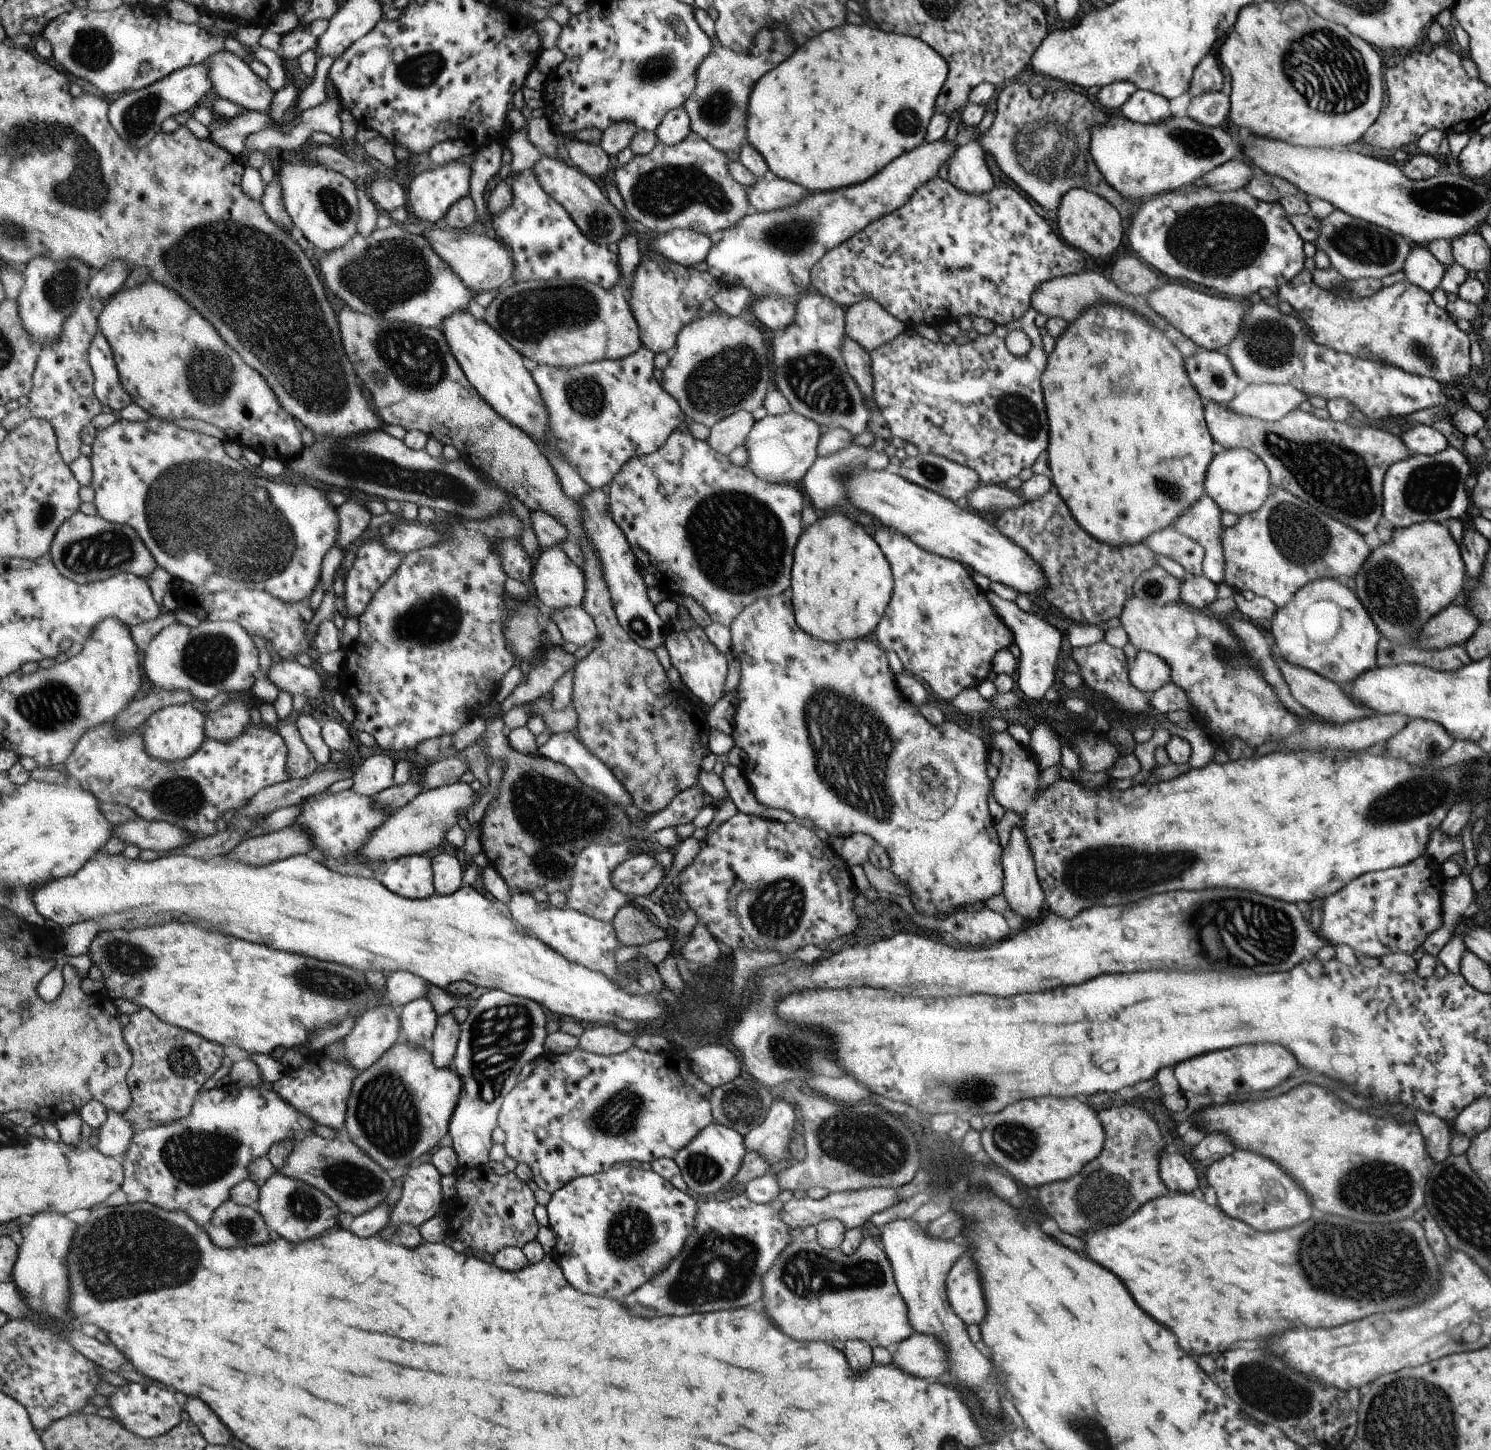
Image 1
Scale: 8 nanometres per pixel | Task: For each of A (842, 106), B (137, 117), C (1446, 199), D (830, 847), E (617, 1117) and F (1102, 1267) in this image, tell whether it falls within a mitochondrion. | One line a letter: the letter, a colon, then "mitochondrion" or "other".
A: other
B: mitochondrion
C: mitochondrion
D: other
E: mitochondrion
F: other

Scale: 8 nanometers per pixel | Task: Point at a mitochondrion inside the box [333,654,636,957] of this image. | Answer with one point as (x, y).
(532, 791)

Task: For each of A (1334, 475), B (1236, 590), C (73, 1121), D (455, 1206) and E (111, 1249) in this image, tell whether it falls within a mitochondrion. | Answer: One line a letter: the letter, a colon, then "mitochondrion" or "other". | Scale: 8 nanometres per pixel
A: mitochondrion
B: other
C: other
D: other
E: mitochondrion

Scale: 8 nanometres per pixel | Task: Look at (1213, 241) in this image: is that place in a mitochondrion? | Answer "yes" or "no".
yes

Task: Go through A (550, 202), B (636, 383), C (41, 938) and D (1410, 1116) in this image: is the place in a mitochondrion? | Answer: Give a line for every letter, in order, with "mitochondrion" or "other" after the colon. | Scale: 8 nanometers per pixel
A: other
B: other
C: other
D: other

